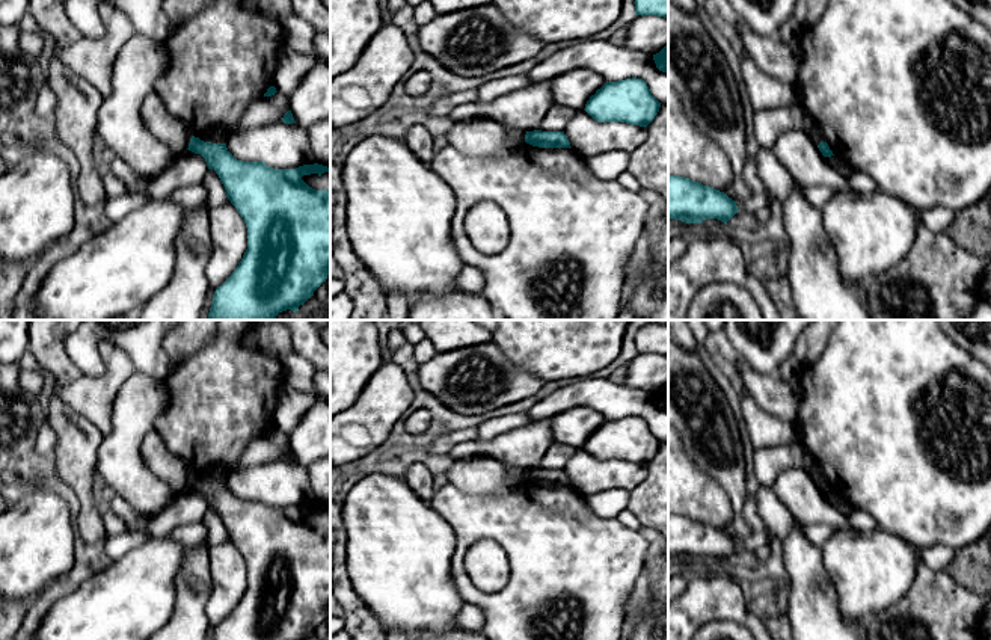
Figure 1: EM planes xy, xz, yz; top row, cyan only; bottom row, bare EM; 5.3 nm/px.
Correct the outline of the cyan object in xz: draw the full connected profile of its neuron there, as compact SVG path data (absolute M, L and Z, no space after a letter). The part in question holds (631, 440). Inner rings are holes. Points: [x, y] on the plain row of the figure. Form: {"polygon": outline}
{"polygon": "M643 417L606 420L585 442L585 450L597 460L626 460L647 465L658 453L661 441Z"}

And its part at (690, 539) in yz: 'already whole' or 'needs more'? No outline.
already whole

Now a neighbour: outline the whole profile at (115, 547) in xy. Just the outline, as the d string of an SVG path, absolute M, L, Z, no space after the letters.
M127 530L119 536L107 536L104 540L104 549L107 557L115 562L149 539L151 537L146 533Z

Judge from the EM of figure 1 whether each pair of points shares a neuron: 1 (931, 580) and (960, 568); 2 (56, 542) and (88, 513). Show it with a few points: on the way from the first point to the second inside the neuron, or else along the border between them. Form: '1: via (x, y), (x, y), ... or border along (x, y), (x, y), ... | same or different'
1: border along (946, 569), (957, 581), (975, 592) | different
2: border along (73, 523), (77, 535) | different

